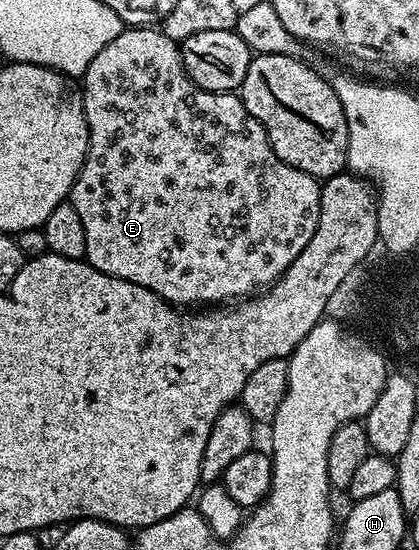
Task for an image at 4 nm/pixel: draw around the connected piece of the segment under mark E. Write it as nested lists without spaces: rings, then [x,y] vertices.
[[[136,26],[122,30],[117,40],[105,44],[105,48],[93,56],[93,64],[89,64],[81,76],[81,93],[89,132],[87,159],[71,185],[69,201],[73,208],[77,208],[77,216],[81,216],[81,224],[85,227],[85,260],[93,268],[109,276],[141,284],[176,308],[207,308],[212,304],[246,300],[260,288],[272,286],[287,271],[289,264],[301,256],[305,244],[311,242],[319,223],[320,179],[285,164],[277,157],[265,128],[247,111],[238,93],[202,90],[185,72],[180,43],[163,34],[162,29]]]

